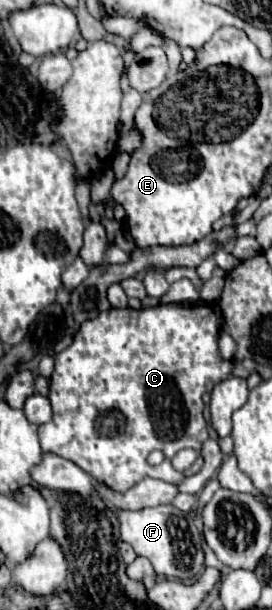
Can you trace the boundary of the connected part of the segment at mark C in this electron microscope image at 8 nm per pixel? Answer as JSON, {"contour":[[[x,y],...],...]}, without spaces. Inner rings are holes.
{"contour":[[[161,303],[143,309],[109,309],[97,319],[85,321],[75,333],[73,343],[55,355],[55,371],[51,375],[49,391],[53,419],[39,427],[41,449],[73,461],[117,493],[127,491],[145,477],[177,485],[185,477],[195,475],[203,465],[203,457],[199,457],[187,473],[179,473],[171,465],[171,457],[185,447],[199,449],[209,437],[201,395],[233,373],[233,361],[225,361],[219,355],[217,339],[223,327],[223,317],[213,307],[213,303]],[[153,449],[161,449],[165,453],[165,461],[157,467],[147,463],[147,455]]]}

